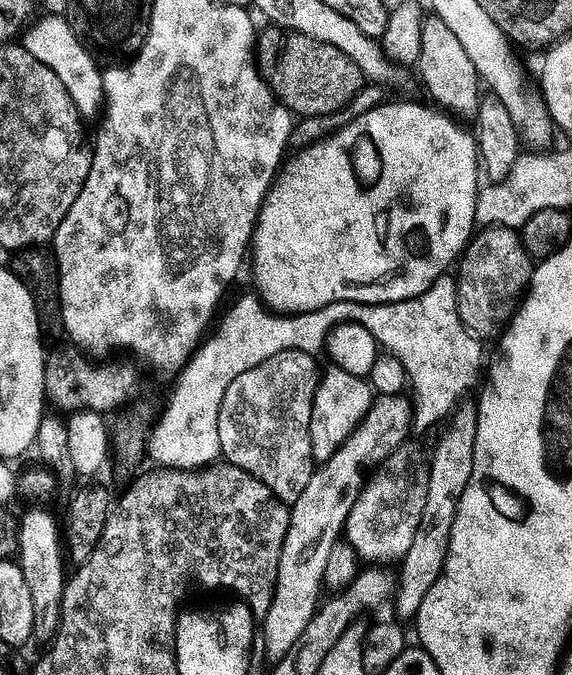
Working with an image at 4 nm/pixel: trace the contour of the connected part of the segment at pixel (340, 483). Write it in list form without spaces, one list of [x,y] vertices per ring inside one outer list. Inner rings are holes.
[[[407,395],[383,396],[373,399],[372,409],[366,418],[354,430],[354,434],[329,458],[319,465],[320,468],[308,477],[308,485],[303,491],[298,502],[290,508],[292,521],[290,530],[286,534],[286,542],[282,546],[282,562],[278,566],[278,582],[276,593],[272,599],[270,610],[262,618],[262,644],[270,655],[281,658],[291,652],[296,643],[305,634],[306,628],[317,614],[317,609],[322,604],[320,591],[325,591],[324,575],[330,559],[330,552],[334,544],[342,540],[346,525],[354,506],[364,489],[366,477],[373,470],[380,467],[385,460],[389,460],[399,448],[409,443],[408,434],[414,428],[414,404]]]

